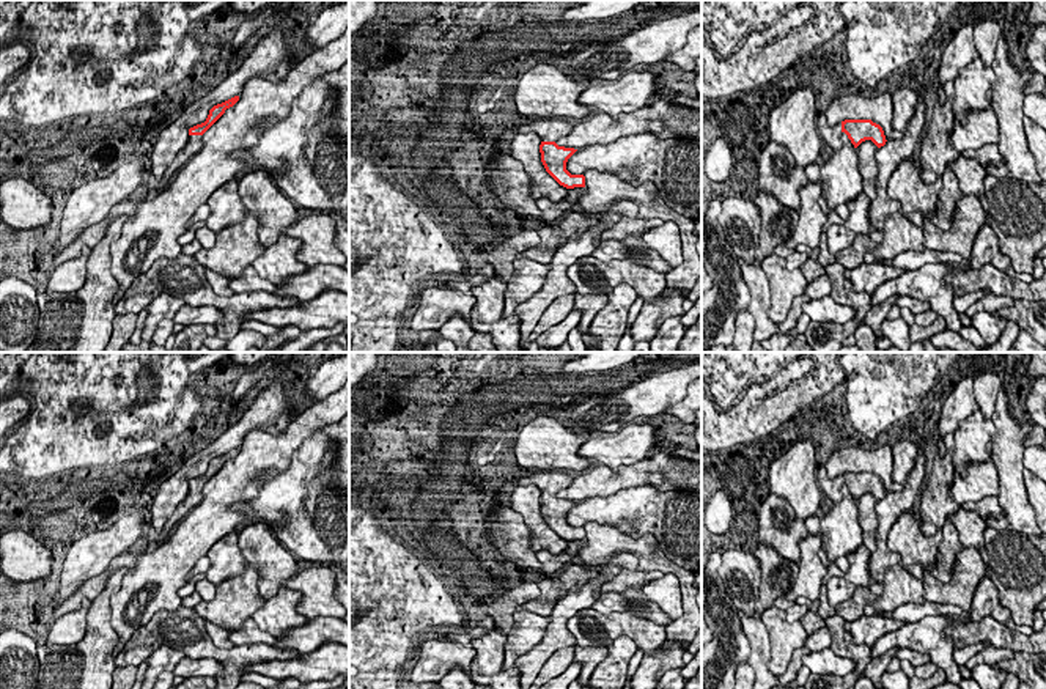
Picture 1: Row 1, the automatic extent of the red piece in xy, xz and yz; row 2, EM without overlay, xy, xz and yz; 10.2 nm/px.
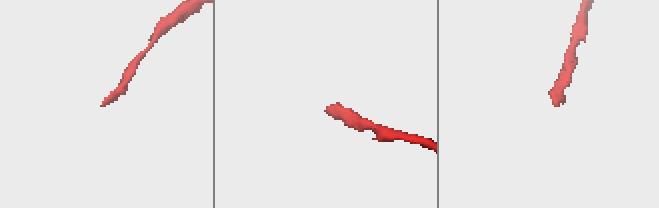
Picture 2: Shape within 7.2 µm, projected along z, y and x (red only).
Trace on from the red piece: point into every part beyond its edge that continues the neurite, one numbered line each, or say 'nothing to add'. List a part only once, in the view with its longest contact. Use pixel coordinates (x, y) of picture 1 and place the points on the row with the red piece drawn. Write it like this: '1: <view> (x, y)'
1: xy (195, 142)

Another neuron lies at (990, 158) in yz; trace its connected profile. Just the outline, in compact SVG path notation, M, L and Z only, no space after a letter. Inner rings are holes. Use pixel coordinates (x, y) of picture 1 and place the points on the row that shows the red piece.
M986 143L978 149L966 149L961 153L964 157L975 159L988 175L996 178L1008 176L1008 167L1005 157L999 151L999 145Z

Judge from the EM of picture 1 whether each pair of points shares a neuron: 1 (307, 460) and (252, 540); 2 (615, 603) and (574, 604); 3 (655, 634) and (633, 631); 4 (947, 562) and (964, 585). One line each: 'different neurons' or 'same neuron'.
1: different neurons
2: different neurons
3: same neuron
4: different neurons

